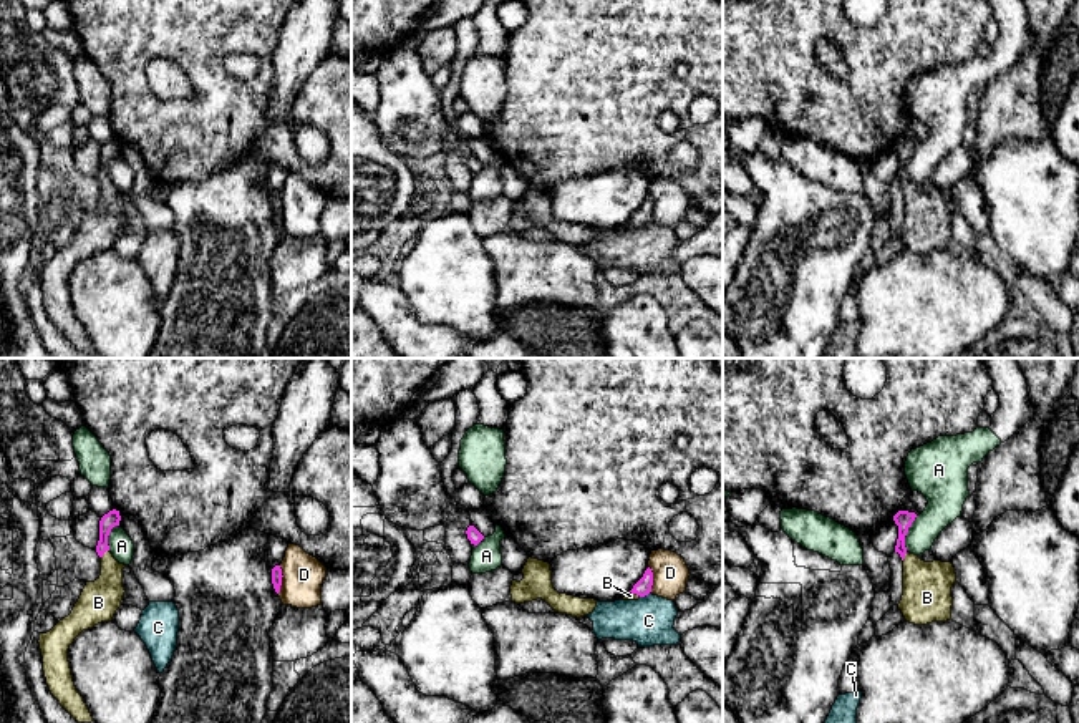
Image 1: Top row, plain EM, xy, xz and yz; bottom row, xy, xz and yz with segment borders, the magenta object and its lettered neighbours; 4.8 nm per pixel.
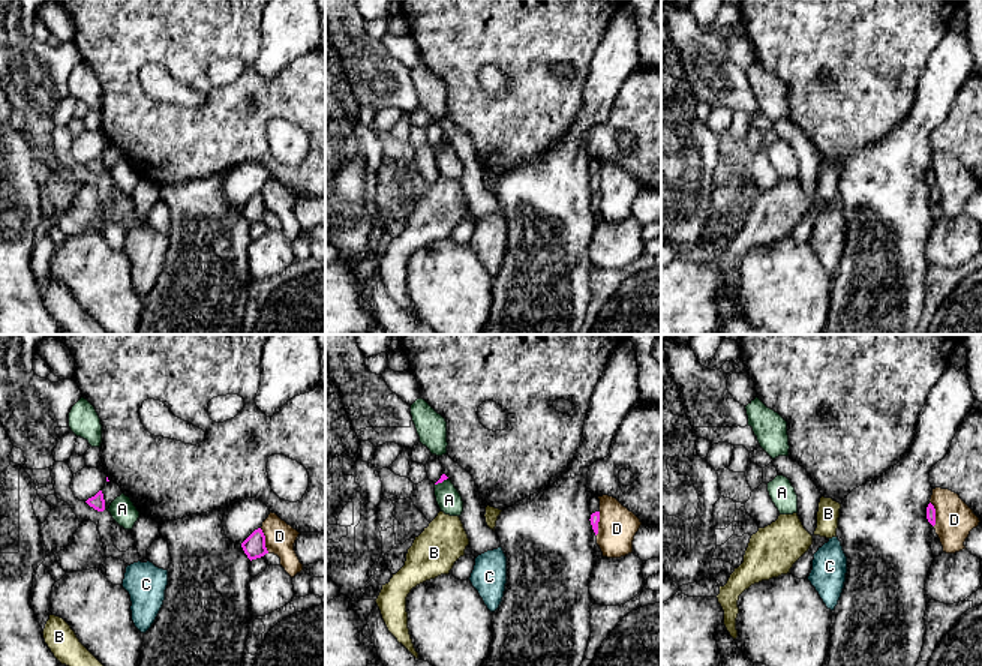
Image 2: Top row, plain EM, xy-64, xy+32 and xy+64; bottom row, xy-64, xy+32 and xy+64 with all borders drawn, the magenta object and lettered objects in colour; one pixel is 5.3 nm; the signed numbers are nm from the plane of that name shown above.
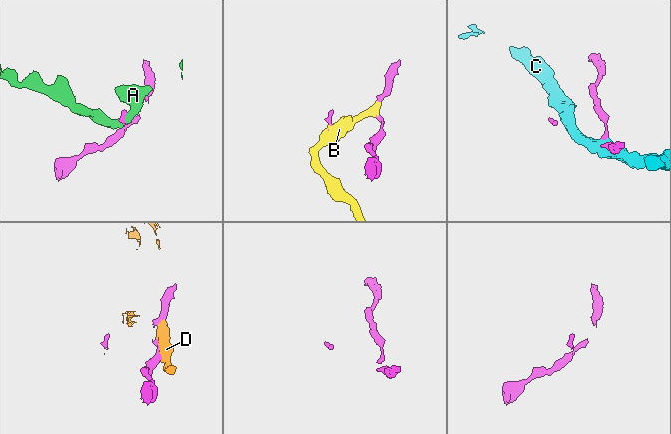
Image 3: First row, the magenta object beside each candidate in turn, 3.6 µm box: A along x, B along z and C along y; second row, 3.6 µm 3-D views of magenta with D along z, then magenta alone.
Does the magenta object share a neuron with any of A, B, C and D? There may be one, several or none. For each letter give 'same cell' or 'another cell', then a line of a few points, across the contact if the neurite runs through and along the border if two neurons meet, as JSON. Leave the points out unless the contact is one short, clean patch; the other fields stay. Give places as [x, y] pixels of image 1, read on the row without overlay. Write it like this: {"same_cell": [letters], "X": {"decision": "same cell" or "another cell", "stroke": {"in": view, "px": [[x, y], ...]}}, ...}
{"same_cell": ["B"], "A": {"decision": "another cell", "stroke": {"in": "yz", "px": [[917, 145], [905, 164], [905, 179]]}}, "B": {"decision": "same cell"}, "C": {"decision": "another cell"}, "D": {"decision": "another cell"}}

